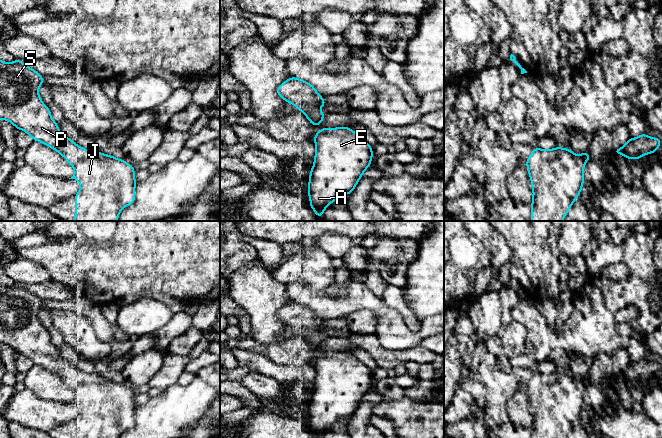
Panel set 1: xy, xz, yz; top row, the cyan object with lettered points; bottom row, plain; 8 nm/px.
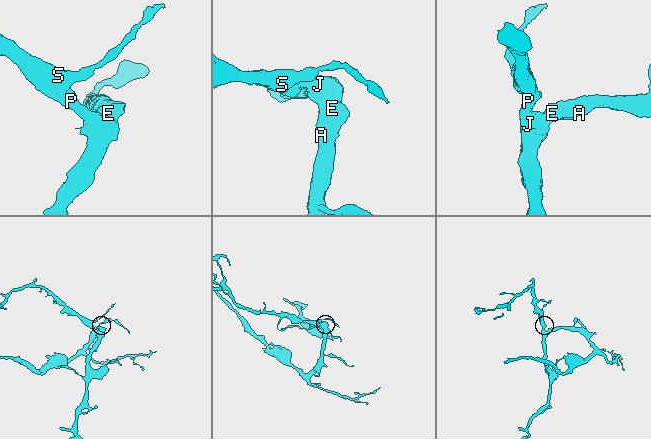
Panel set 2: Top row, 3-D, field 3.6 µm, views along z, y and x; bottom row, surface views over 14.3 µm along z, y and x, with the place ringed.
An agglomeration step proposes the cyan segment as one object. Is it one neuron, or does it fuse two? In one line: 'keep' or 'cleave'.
keep

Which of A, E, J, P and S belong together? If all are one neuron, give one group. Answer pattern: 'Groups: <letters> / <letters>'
Groups: A E J P S

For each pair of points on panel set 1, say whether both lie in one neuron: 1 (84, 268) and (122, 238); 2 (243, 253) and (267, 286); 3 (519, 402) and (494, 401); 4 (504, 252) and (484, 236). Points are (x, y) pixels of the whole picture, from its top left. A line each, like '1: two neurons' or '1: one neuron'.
1: one neuron
2: two neurons
3: two neurons
4: one neuron

